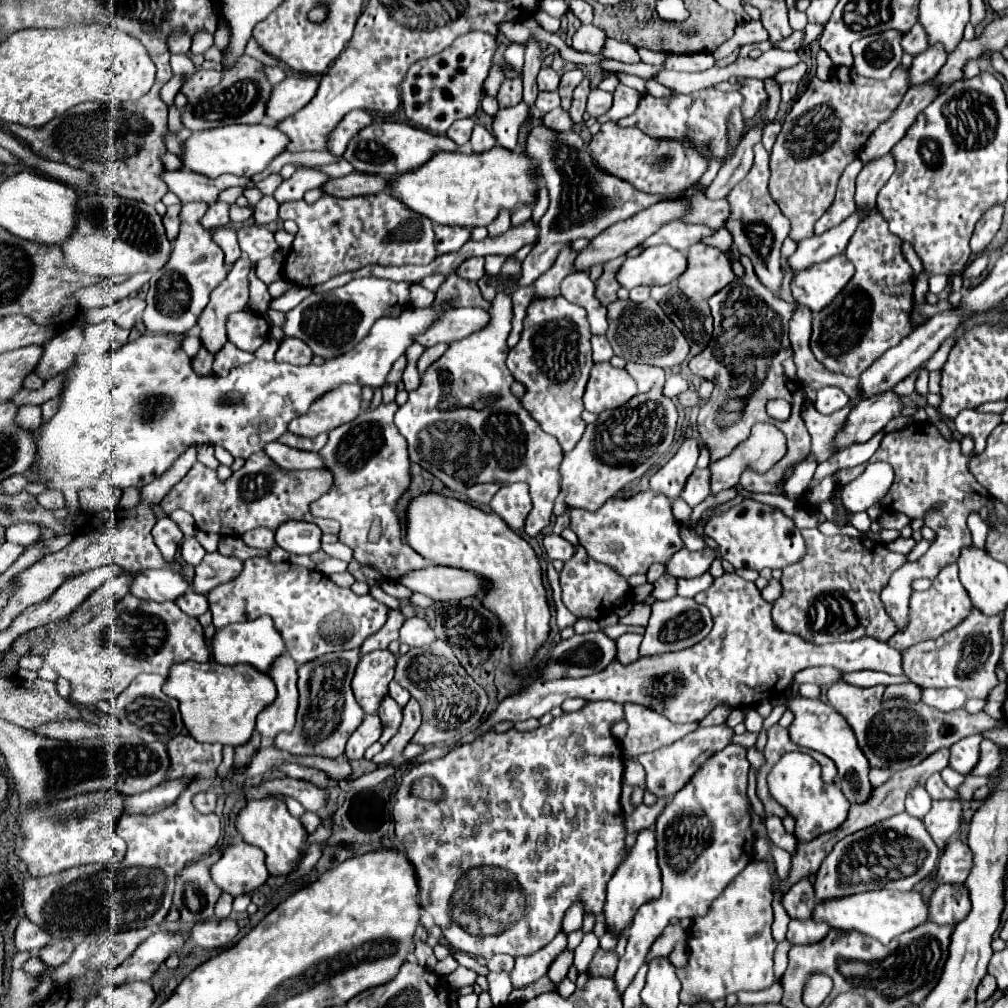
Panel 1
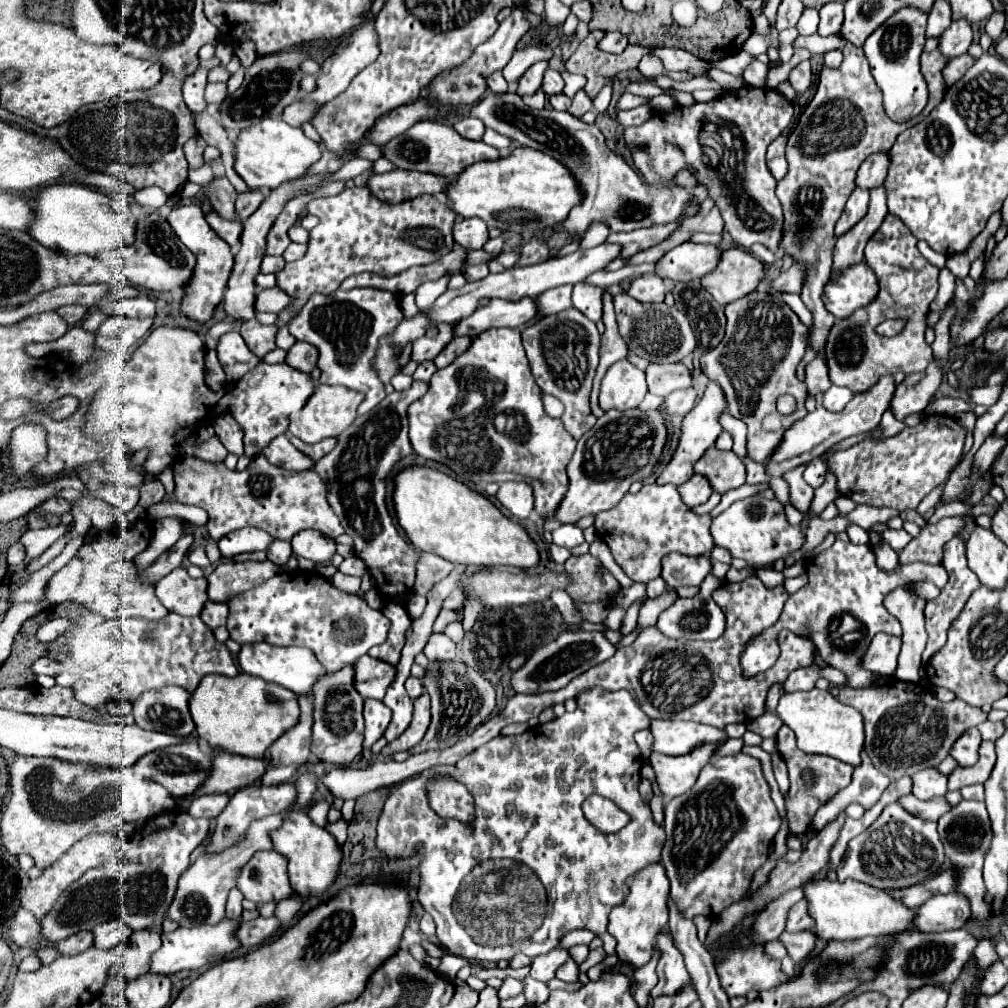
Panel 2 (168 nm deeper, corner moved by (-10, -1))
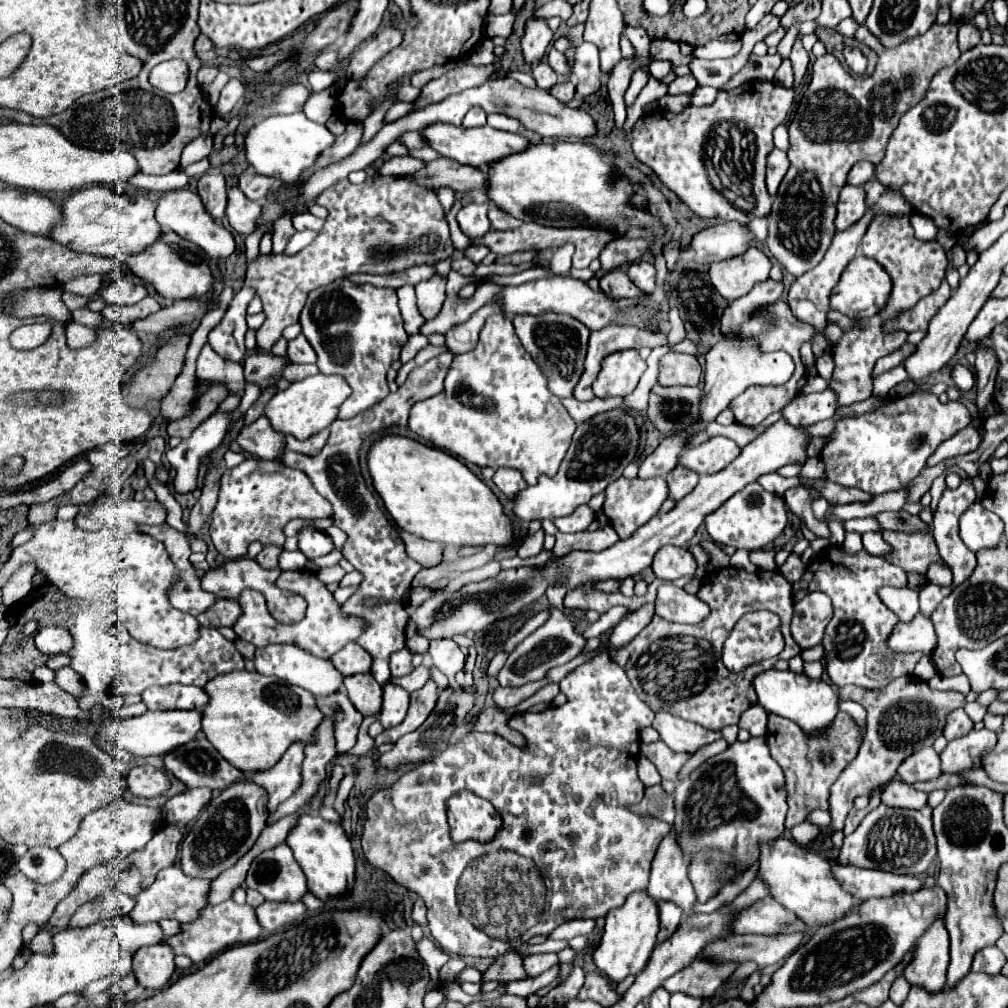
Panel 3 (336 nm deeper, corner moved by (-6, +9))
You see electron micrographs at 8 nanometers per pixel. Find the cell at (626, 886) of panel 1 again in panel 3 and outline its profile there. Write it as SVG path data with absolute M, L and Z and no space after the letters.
M636 891L626 903L618 909L612 909L606 915L604 935L598 947L592 953L592 961L598 971L608 977L612 983L620 983L628 975L638 975L648 959L652 949L656 947L656 933L658 933L658 905L646 891Z

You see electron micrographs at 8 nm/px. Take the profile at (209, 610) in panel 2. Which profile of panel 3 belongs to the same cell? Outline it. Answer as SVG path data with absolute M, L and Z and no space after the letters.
M218 599L216 605L212 605L212 609L200 613L196 619L200 621L202 627L220 629L220 627L234 627L234 623L238 621L240 613L242 613L242 609L240 609L238 601Z

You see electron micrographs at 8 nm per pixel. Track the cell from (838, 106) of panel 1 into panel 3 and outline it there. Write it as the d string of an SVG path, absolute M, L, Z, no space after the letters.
M934 23L924 35L912 37L912 39L900 43L896 49L884 49L884 45L880 45L880 41L876 41L876 37L864 25L862 25L862 29L858 29L856 39L866 43L880 57L872 77L854 79L840 65L840 61L836 57L832 57L828 53L824 57L818 57L812 65L812 81L808 85L808 91L804 93L804 97L796 109L794 121L788 127L788 131L790 131L790 149L788 149L790 169L788 169L784 181L780 183L778 195L772 203L766 245L768 245L770 253L794 277L800 277L806 271L814 269L822 261L826 249L830 247L832 237L836 233L834 217L836 217L838 193L846 185L846 175L852 169L852 165L858 161L870 161L870 163L878 165L884 159L886 143L888 143L892 131L896 129L900 117L910 107L914 107L918 101L924 99L928 85L930 85L932 77L936 75L936 71L952 65L960 57L958 25L956 23L946 23L946 25Z

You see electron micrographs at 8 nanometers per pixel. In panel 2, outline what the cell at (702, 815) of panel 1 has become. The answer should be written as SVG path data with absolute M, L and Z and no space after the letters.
M746 753L712 757L700 771L696 785L684 795L670 799L664 807L666 843L662 849L662 865L670 879L670 897L680 915L686 919L694 919L696 915L716 919L732 903L738 903L748 891L754 871L768 859L770 845L778 829L780 817L774 801L770 799L770 787L762 775L760 761Z

